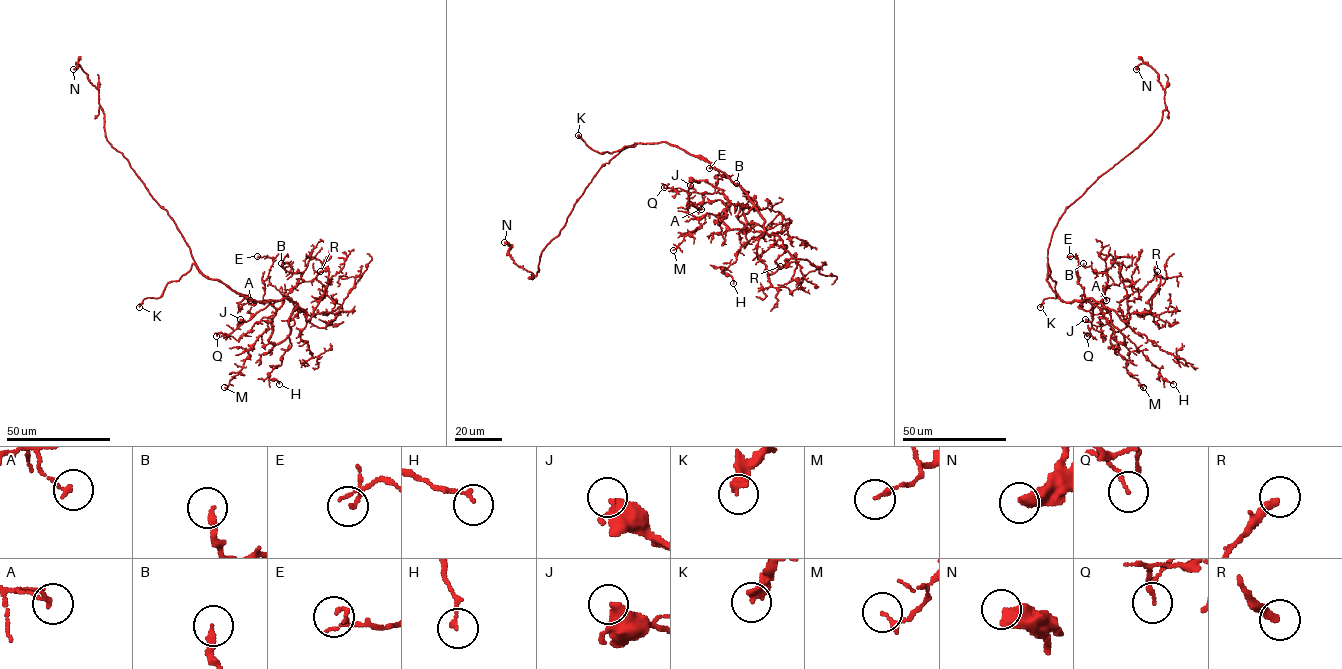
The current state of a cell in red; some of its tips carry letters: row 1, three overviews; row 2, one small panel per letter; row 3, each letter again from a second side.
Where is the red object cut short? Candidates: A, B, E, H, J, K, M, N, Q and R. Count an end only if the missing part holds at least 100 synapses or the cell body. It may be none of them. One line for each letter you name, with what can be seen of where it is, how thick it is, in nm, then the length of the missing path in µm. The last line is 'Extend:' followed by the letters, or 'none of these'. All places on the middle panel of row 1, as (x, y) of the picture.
K: place (578, 135); calibre 360 nm; missing 10 µm
Extend: K

